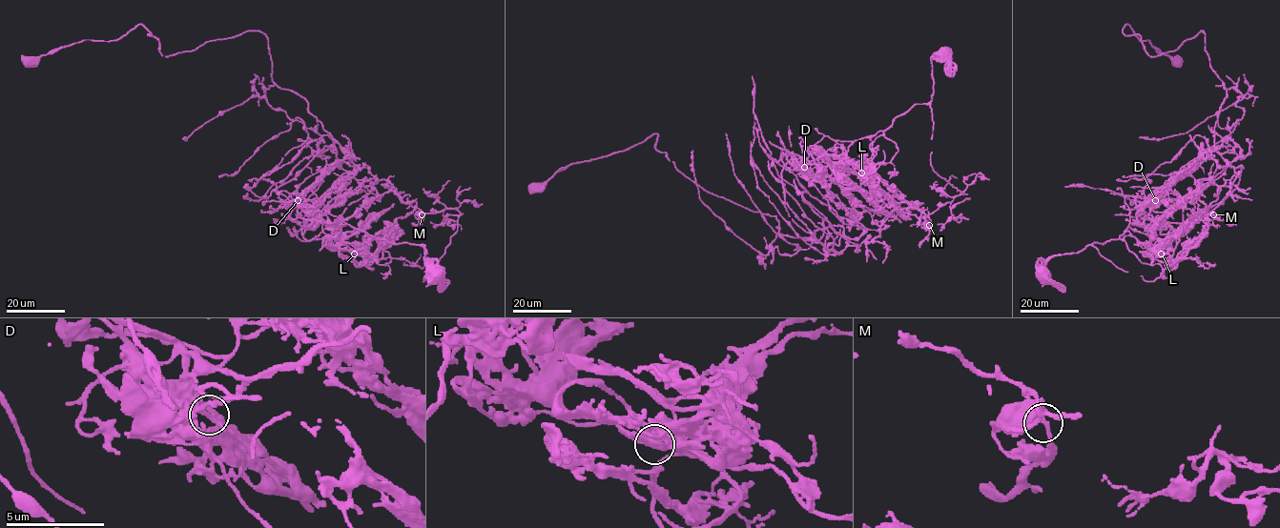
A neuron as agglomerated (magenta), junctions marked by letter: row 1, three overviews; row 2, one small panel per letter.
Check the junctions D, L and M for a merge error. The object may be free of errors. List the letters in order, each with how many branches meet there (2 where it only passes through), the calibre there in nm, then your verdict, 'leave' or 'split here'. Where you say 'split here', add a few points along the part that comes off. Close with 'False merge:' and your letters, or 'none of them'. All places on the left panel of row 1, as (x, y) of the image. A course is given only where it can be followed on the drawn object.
D: 2 | 340 nm | split here | (298, 200), (340, 160), (356, 166), (276, 84), (262, 33), (165, 56), (138, 24), (23, 62)
L: 2 | 340 nm | leave
M: 2 | 380 nm | leave
False merge: D

